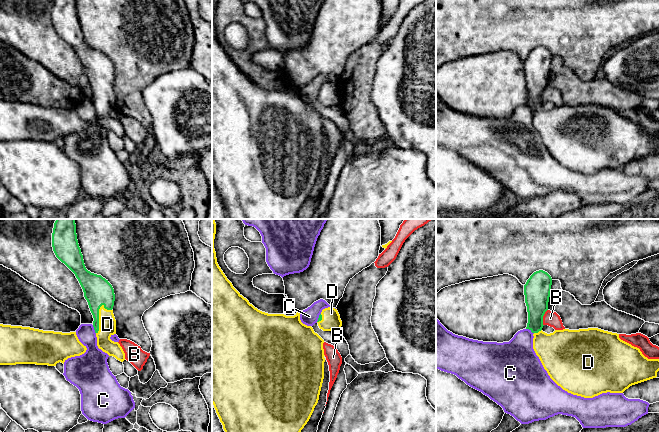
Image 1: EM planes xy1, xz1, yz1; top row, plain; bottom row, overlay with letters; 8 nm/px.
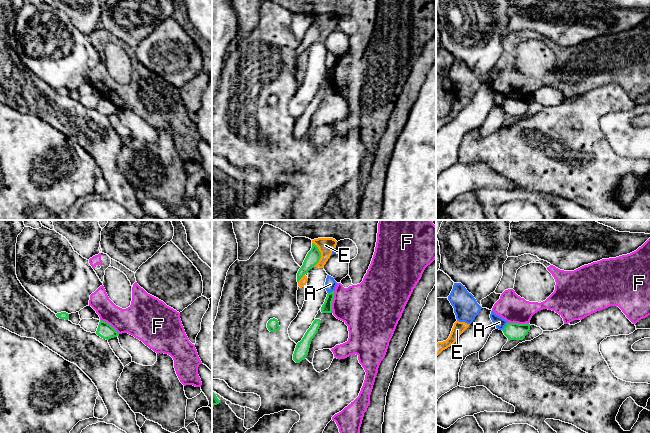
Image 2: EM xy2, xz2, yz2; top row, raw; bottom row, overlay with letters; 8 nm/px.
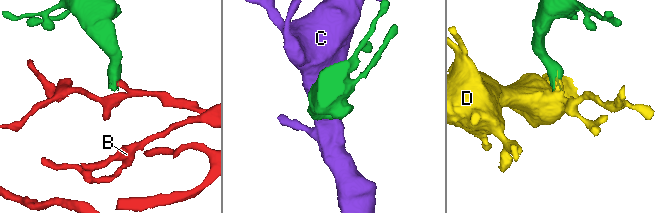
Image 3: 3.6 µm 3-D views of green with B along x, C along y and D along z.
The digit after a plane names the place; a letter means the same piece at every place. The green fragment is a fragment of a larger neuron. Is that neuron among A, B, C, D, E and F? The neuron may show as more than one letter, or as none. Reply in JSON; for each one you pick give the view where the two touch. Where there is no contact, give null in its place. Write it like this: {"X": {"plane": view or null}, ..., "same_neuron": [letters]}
{"D": {"plane": "xy1"}, "same_neuron": ["D"]}

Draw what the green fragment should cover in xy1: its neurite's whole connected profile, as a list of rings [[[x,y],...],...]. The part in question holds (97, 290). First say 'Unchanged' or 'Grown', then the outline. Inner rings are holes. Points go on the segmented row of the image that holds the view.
Grown. [[[56,219],[52,247],[56,257],[75,274],[83,289],[94,318],[98,348],[123,362],[125,353],[122,347],[110,339],[116,334],[116,320],[112,310],[114,289],[108,280],[86,269],[77,240],[75,219]]]

